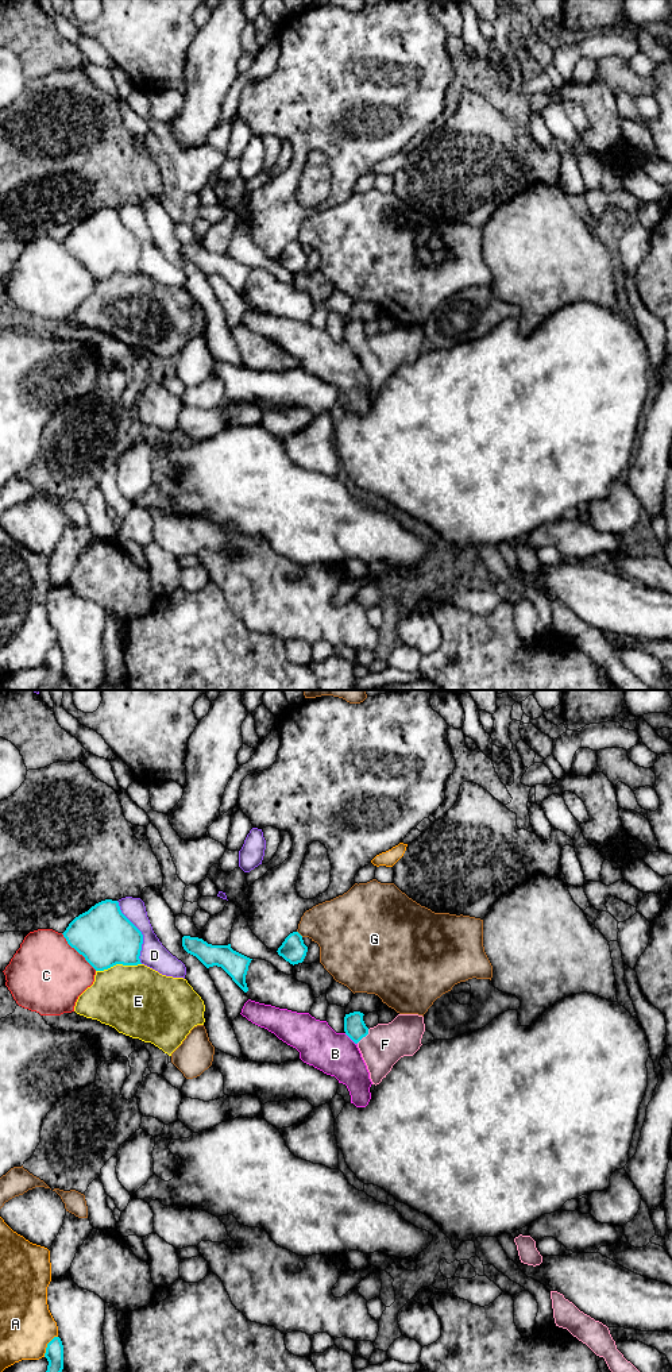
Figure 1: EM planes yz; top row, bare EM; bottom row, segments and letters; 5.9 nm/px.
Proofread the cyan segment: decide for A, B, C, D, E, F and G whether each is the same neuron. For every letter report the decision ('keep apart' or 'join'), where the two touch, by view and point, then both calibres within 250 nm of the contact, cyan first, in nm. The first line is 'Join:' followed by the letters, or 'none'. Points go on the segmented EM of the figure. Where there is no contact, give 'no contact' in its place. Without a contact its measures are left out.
Join: F
A: keep apart; meets cyan in yz at (47, 1345); 110 nm thick on the cyan side, 320 nm on the other
B: keep apart; meets cyan in yz at (351, 1039); 130 nm thick on the cyan side, 260 nm on the other
C: keep apart; meets cyan in yz at (77, 951); 360 nm thick on the cyan side, 460 nm on the other
D: keep apart; meets cyan in yz at (141, 932); 360 nm thick on the cyan side, 160 nm on the other
E: keep apart; meets cyan in yz at (118, 963); 360 nm thick on the cyan side, 420 nm on the other
F: join; meets cyan in yz at (363, 1036); 130 nm thick on the cyan side, 240 nm on the other
G: keep apart; meets cyan in yz at (298, 933); 150 nm thick on the cyan side, 320 nm on the other

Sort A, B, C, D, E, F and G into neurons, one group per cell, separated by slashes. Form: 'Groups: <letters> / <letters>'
Groups: A / B / C / D / E / F / G

